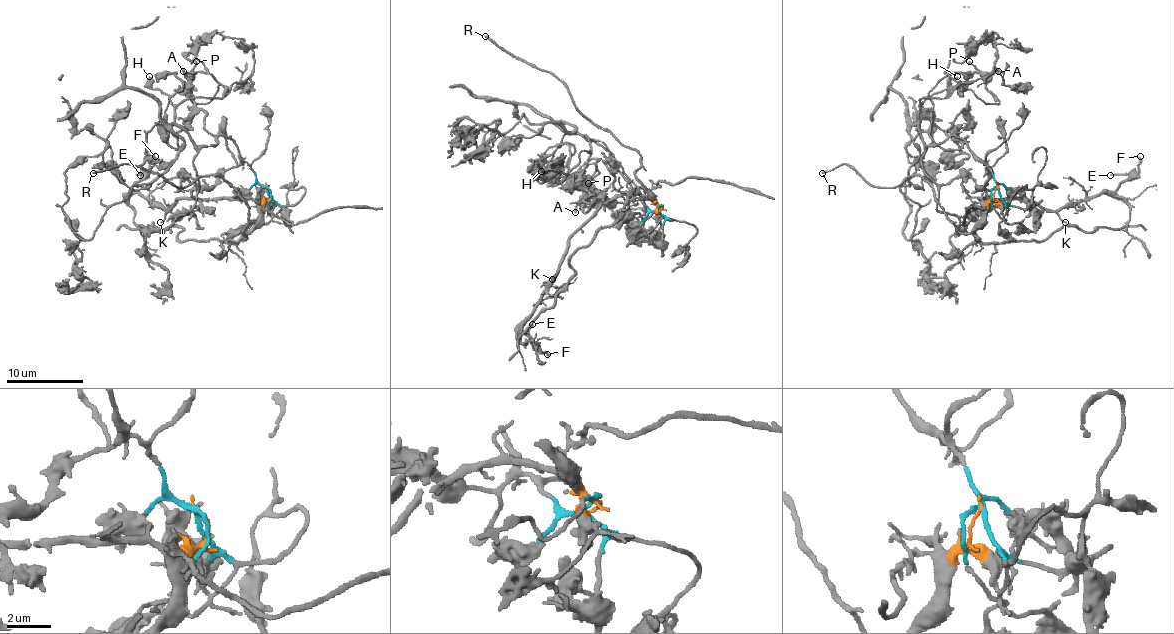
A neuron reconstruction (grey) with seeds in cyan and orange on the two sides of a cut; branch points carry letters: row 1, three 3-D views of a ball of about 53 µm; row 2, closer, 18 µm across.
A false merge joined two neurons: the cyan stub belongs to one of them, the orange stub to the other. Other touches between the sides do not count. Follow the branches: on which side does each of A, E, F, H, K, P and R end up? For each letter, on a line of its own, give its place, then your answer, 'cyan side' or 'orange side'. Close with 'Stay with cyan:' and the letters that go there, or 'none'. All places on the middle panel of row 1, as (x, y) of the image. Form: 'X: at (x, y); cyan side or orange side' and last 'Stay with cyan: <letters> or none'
A: at (575, 212); cyan side
E: at (532, 324); orange side
F: at (547, 354); orange side
H: at (541, 171); cyan side
K: at (552, 279); orange side
P: at (588, 183); cyan side
R: at (485, 36); orange side
Stay with cyan: A, H, P

